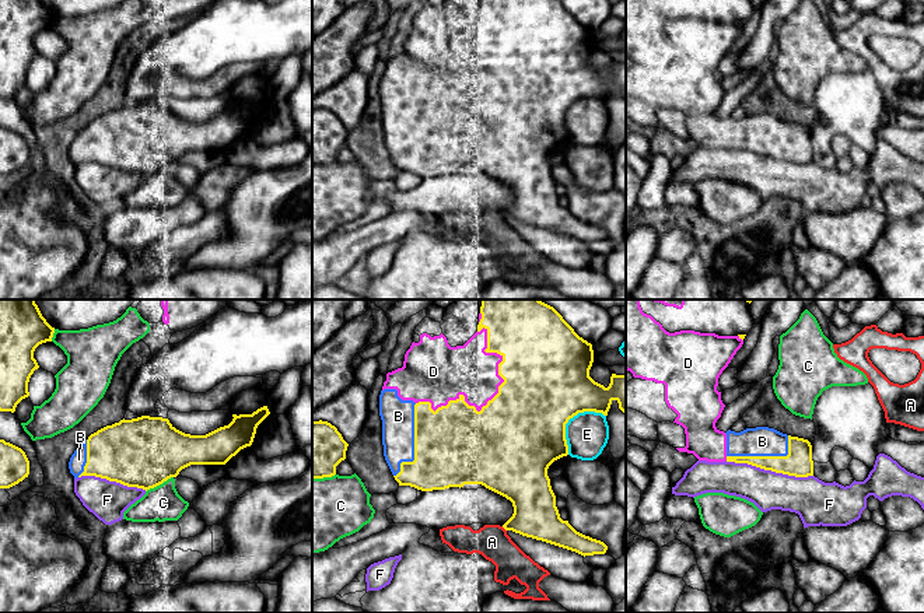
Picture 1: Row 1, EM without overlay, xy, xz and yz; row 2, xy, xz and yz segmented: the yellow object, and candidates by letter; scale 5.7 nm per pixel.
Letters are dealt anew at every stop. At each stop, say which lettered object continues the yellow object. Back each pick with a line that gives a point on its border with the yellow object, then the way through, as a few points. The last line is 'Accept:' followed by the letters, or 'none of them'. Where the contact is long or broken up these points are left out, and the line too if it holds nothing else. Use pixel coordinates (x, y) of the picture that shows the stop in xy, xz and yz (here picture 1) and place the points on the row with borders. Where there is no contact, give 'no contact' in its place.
B: meets yellow in xz at (415, 444)
Accept: B

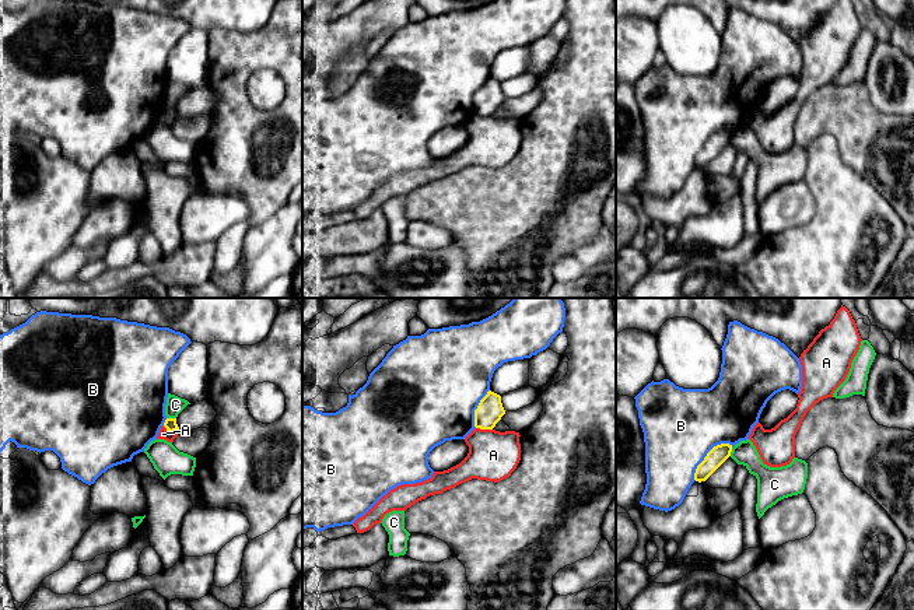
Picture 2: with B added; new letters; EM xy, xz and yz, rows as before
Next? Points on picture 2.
Accept: none of them

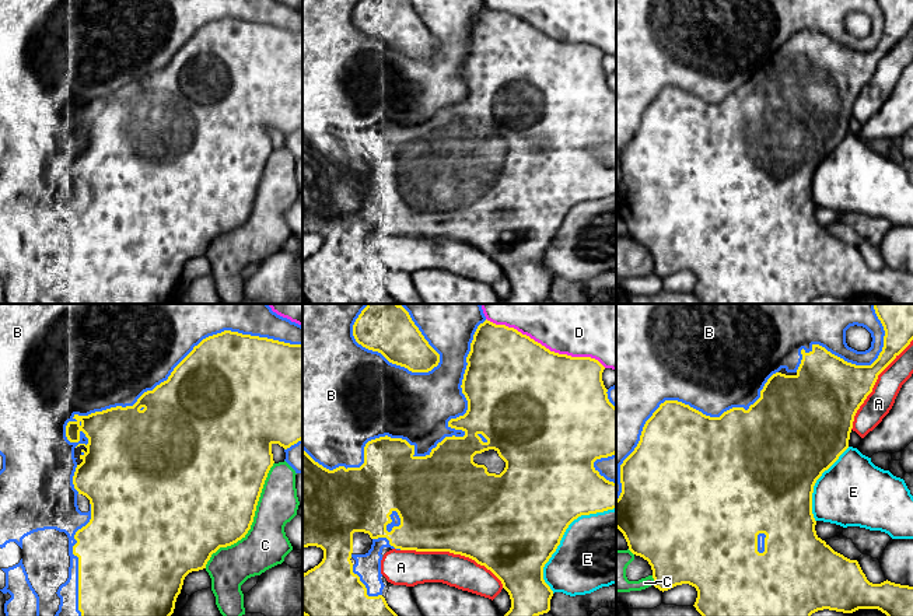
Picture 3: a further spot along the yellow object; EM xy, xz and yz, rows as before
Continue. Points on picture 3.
Accept: none of them

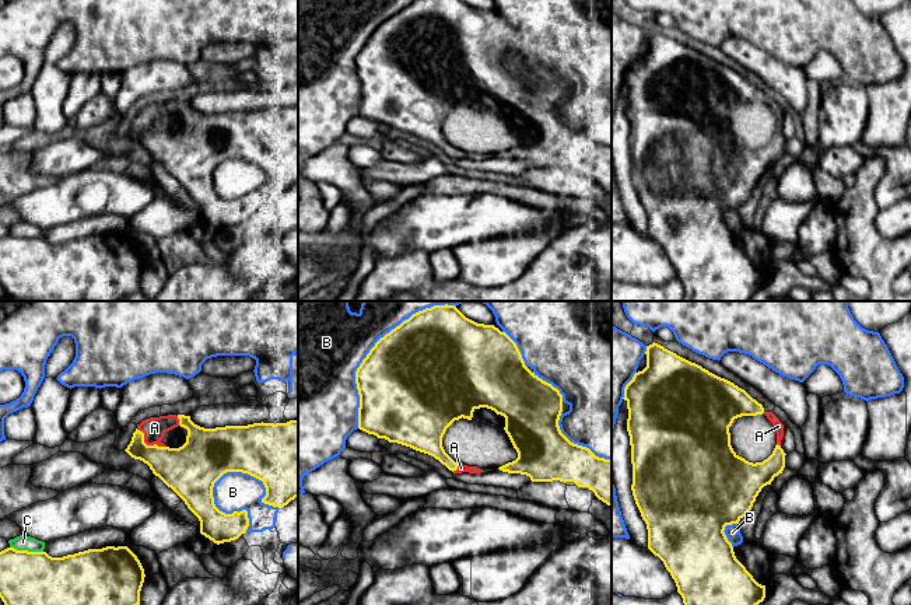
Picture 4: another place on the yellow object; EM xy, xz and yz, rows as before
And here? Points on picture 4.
A: meets yellow in xy at (146, 444); runs through xy (182, 468), (167, 464), (146, 444), (154, 427)
Accept: A

